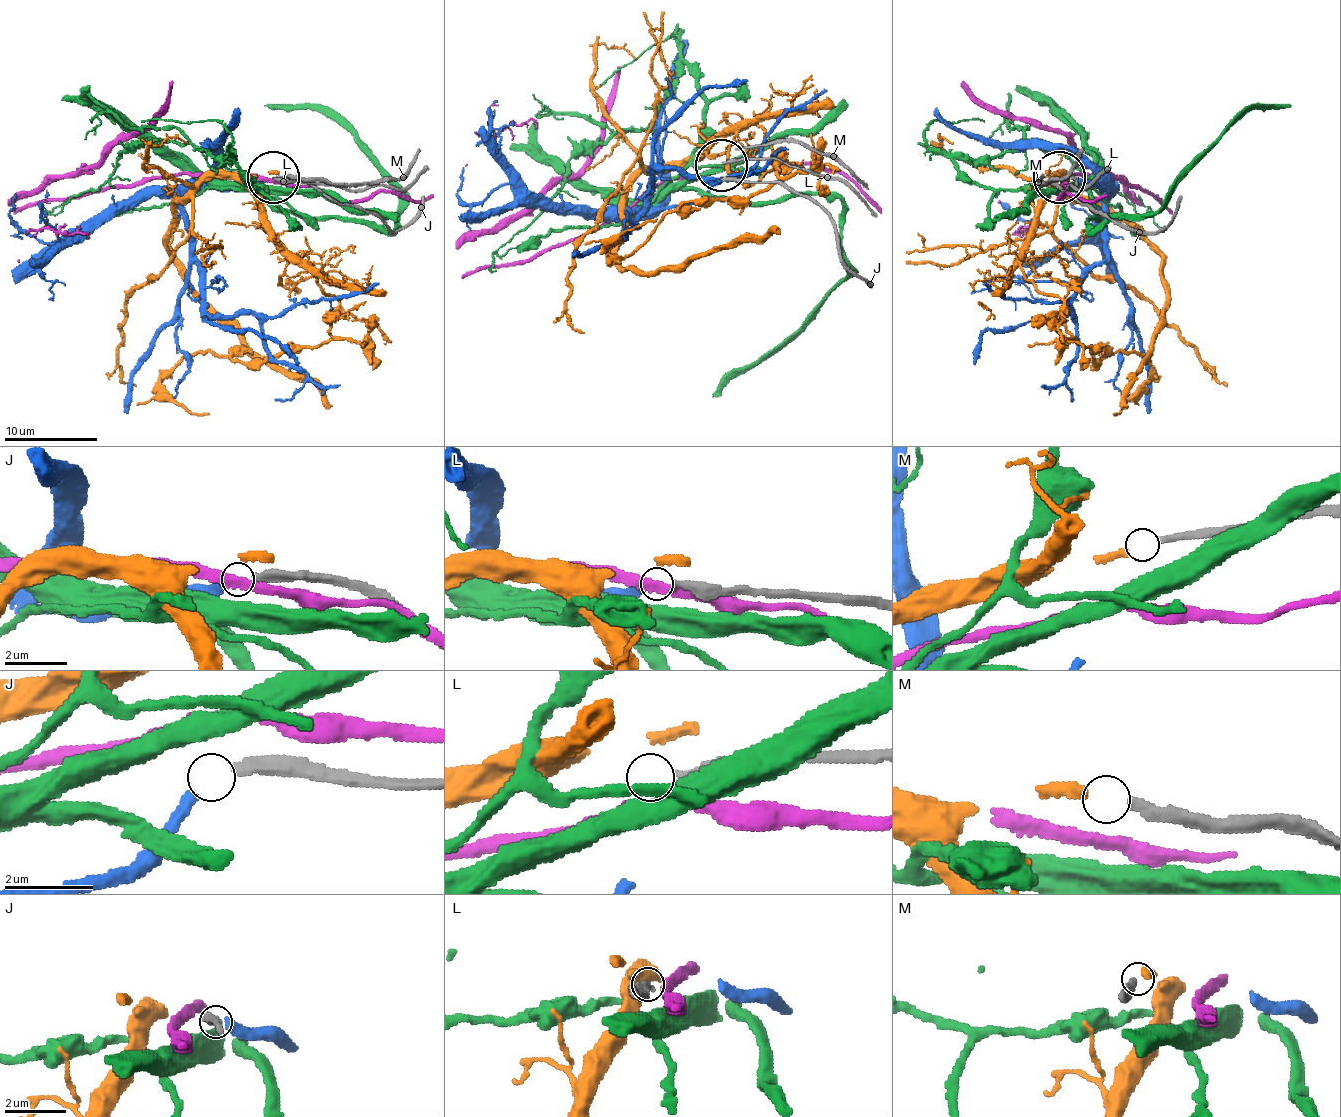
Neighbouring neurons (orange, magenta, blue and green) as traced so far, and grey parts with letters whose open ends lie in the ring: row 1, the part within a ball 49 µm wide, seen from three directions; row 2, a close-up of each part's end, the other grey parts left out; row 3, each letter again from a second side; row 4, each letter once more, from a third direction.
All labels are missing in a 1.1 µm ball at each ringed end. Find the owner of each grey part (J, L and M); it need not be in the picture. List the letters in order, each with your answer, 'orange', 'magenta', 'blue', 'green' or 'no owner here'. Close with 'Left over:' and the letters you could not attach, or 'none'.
J: blue
L: no owner here
M: orange
Left over: L

